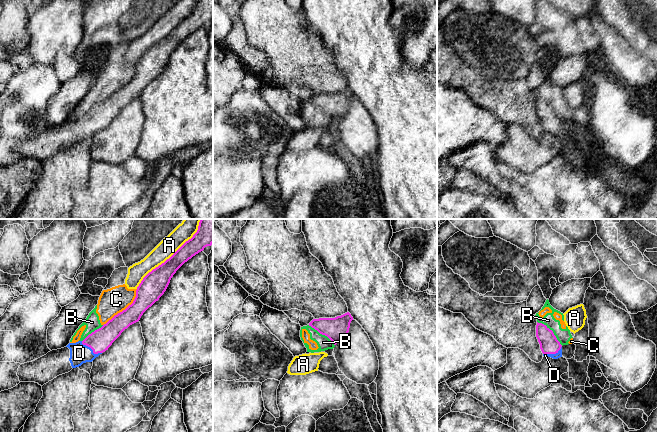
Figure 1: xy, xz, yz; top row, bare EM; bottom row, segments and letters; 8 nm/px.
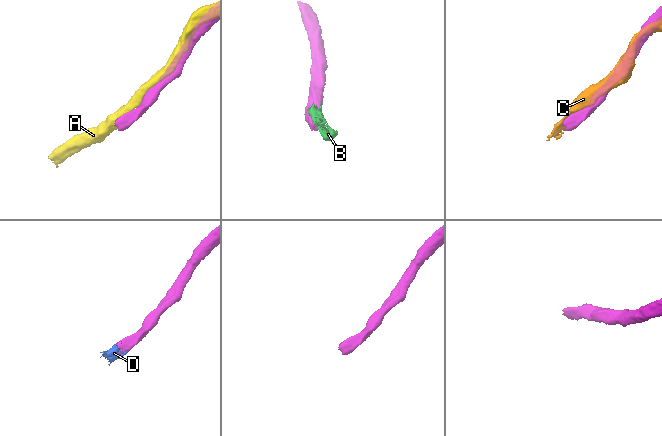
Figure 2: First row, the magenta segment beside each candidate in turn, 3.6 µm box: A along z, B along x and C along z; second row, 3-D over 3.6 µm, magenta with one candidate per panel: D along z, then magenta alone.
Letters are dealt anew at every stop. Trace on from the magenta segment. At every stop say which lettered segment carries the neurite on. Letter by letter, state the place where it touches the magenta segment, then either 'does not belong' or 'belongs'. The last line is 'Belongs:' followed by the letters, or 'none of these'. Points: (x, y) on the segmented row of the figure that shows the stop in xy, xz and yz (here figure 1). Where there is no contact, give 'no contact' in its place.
A: xy (172, 255) | does not belong
B: yz (552, 331) | does not belong
C: xy (125, 309) | does not belong
D: xy (91, 348) | belongs
Belongs: D

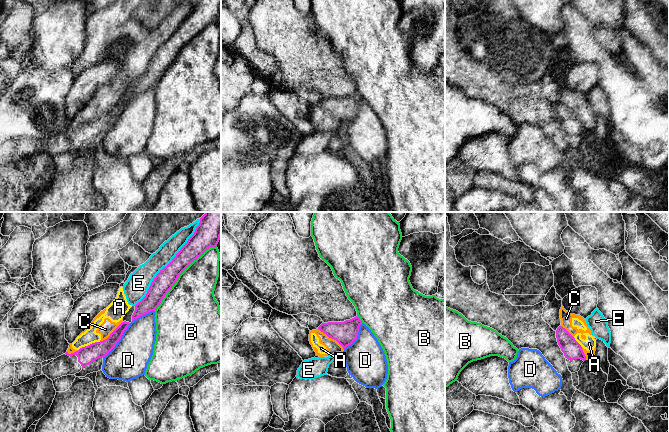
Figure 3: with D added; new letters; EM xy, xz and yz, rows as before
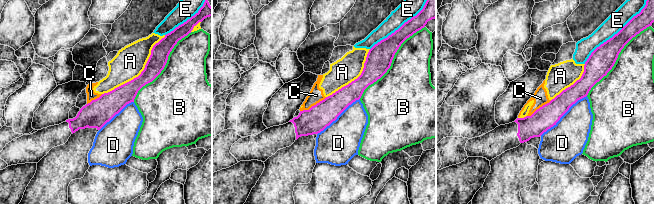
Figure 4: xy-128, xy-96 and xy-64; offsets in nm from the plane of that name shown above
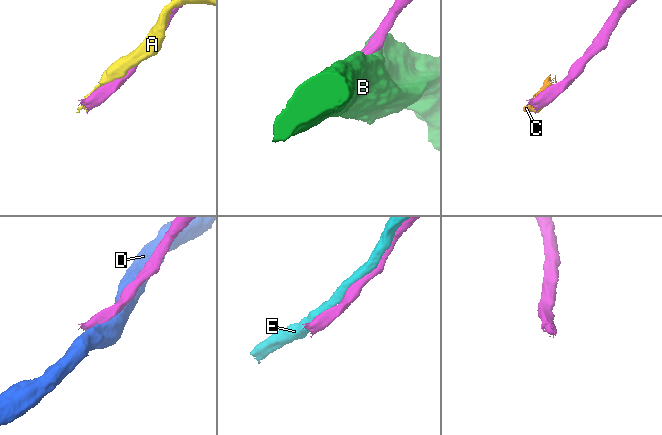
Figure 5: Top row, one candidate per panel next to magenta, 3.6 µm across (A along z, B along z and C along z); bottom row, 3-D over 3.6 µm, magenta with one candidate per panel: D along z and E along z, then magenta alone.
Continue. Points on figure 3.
A: xy (90, 344) | does not belong
B: xy (180, 273) | does not belong
C: xz (331, 338) | does not belong
D: xy (118, 340) | does not belong
E: xy (169, 263) | does not belong
Belongs: none of these

